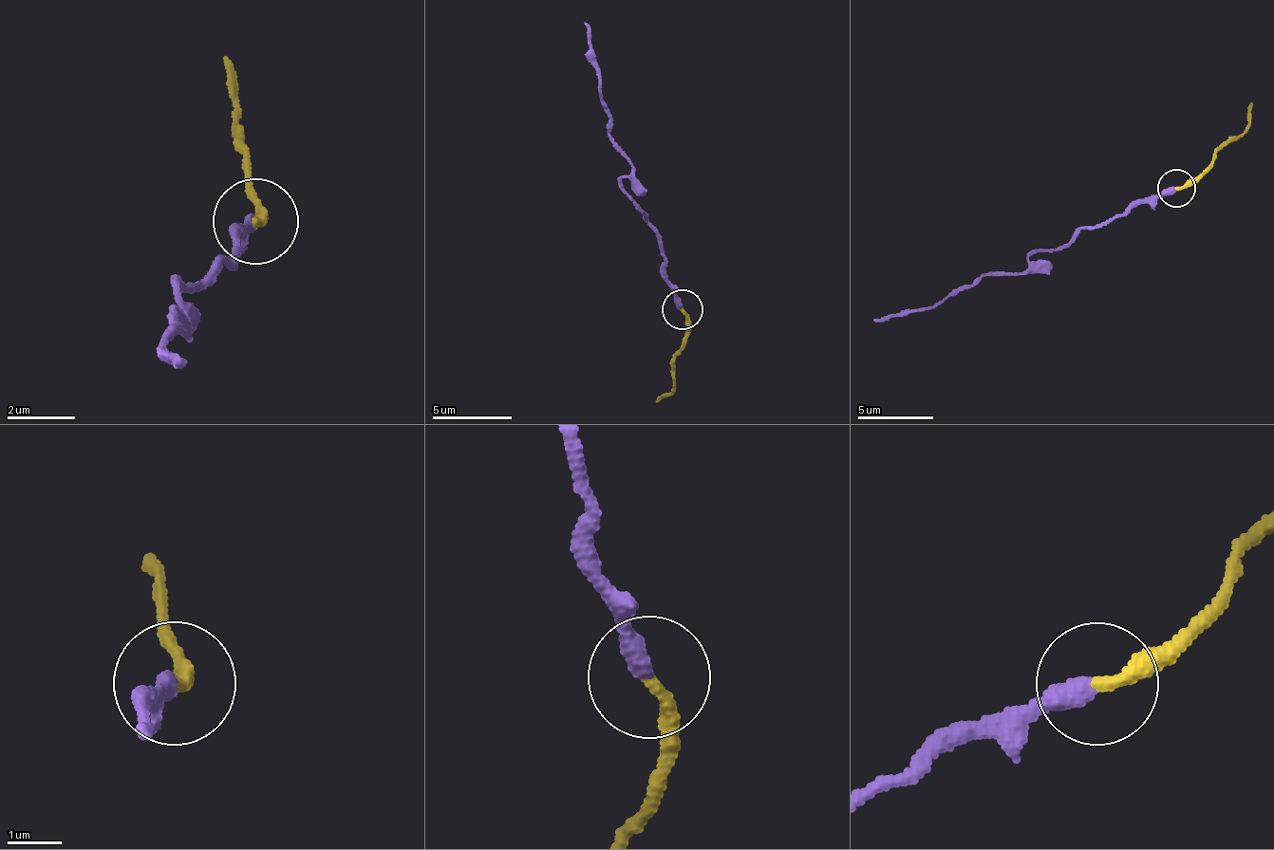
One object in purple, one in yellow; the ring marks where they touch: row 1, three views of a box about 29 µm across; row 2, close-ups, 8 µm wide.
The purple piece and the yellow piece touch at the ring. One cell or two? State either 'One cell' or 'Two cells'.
Two cells

